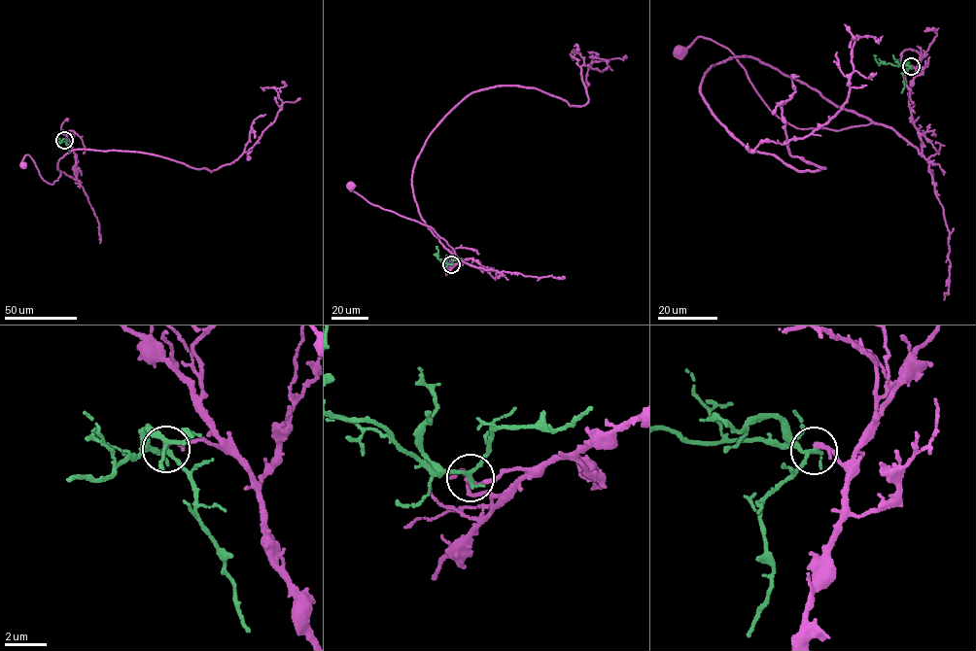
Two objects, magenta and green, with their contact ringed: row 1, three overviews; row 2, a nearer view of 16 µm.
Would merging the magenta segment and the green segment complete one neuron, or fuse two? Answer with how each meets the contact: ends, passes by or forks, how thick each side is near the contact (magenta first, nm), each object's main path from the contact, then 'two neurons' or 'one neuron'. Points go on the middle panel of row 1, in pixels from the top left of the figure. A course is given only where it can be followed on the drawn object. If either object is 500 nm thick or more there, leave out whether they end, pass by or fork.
magenta ends there; green passes by; 200 nm thick on the magenta side, 200 nm on the other; magenta runs (450, 264), (470, 258), (486, 269), (491, 269), (462, 261), (431, 227), (371, 204), (351, 191), (349, 186); green runs (450, 264), (437, 258), (437, 247); two neurons

